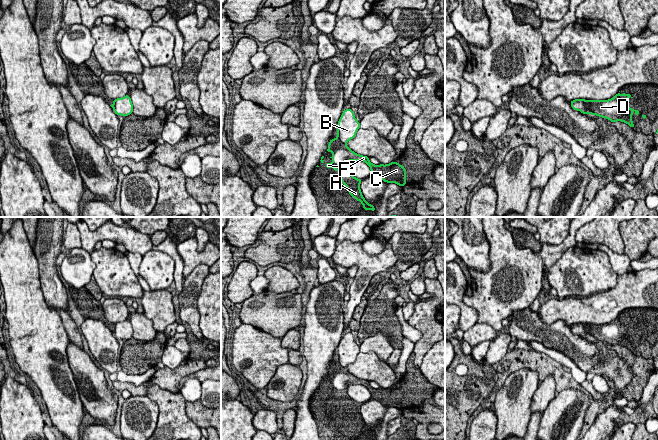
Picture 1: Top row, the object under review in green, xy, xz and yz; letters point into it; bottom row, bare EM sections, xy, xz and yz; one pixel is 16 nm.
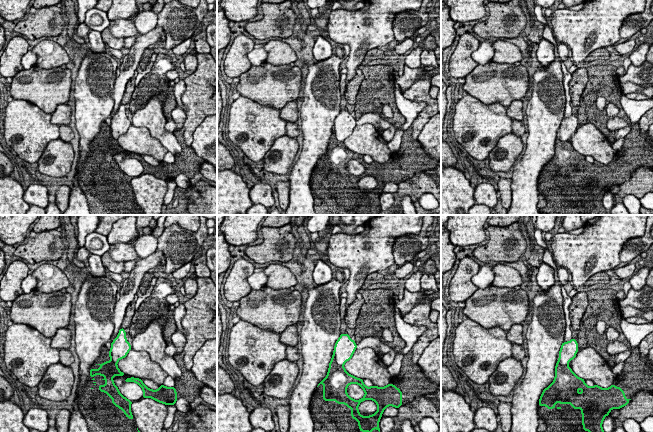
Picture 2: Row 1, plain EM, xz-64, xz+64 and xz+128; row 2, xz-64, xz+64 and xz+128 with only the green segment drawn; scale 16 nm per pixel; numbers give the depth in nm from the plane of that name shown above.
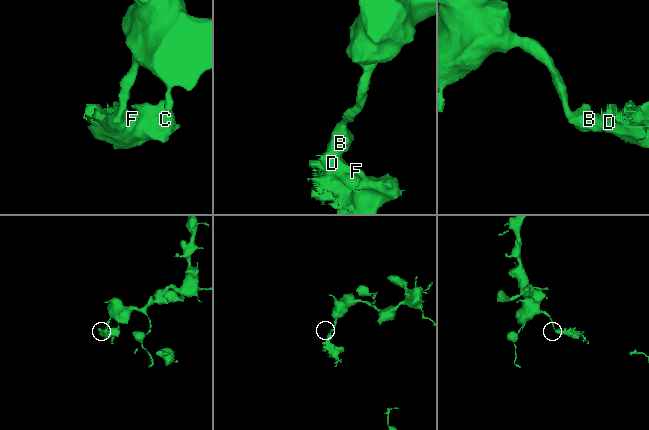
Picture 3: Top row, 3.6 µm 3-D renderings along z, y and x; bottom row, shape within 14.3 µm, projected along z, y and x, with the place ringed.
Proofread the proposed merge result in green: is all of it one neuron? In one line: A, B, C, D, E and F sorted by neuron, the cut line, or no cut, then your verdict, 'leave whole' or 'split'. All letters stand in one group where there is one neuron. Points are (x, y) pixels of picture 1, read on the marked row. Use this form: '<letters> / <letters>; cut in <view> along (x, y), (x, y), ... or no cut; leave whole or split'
A C D E F / B; cut in xz along (337, 129), (339, 138), (345, 143); split

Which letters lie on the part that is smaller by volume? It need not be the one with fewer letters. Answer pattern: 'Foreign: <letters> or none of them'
Foreign: A, C, D, E, F

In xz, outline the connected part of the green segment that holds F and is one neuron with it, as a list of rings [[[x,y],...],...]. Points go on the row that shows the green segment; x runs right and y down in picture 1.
[[[337,130],[337,137],[331,139],[328,144],[326,152],[332,152],[332,163],[325,164],[326,168],[333,168],[340,174],[342,184],[346,186],[351,197],[354,197],[355,201],[360,201],[364,210],[372,210],[375,212],[375,207],[369,204],[362,195],[360,189],[360,183],[362,179],[354,177],[347,169],[349,161],[364,161],[371,169],[371,176],[377,176],[387,183],[396,183],[403,187],[406,185],[406,170],[405,167],[397,162],[391,162],[389,164],[375,165],[369,161],[367,156],[359,155],[348,148],[346,143],[343,143],[339,138],[339,132]]]

